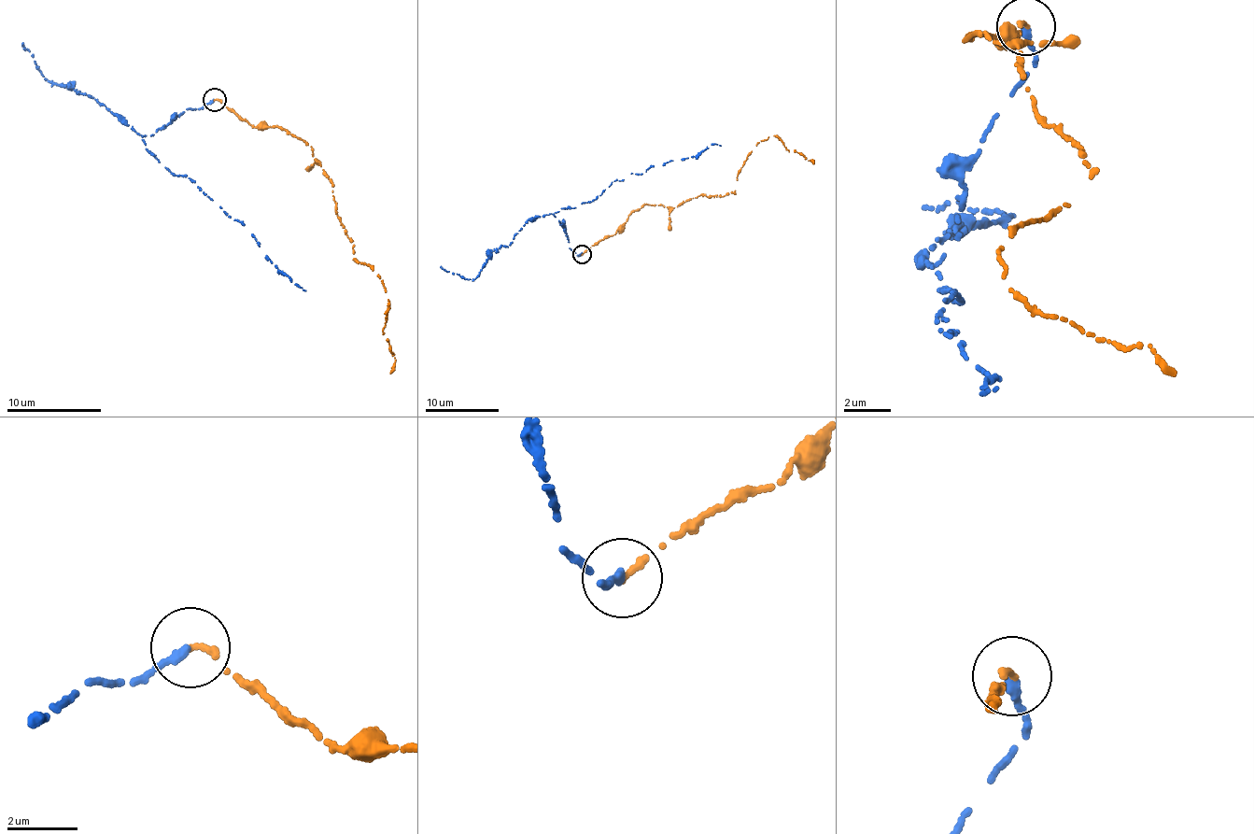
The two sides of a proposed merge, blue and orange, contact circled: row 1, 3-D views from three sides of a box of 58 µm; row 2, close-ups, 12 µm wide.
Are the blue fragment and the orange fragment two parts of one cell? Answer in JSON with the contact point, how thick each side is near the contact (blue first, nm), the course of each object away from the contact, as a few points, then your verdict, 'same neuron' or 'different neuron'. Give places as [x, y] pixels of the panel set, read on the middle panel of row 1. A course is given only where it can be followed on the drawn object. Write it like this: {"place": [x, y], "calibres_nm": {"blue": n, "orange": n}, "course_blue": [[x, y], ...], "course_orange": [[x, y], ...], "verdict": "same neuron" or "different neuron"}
{"place": [582, 254], "calibres_nm": {"blue": 280, "orange": 200}, "course_blue": [[582, 253], [570, 248], [554, 213], [591, 203], [631, 173], [721, 145]], "course_orange": [[582, 253], [646, 204], [674, 207], [703, 193], [734, 191], [739, 170], [759, 142], [774, 135], [814, 163]], "verdict": "different neuron"}

